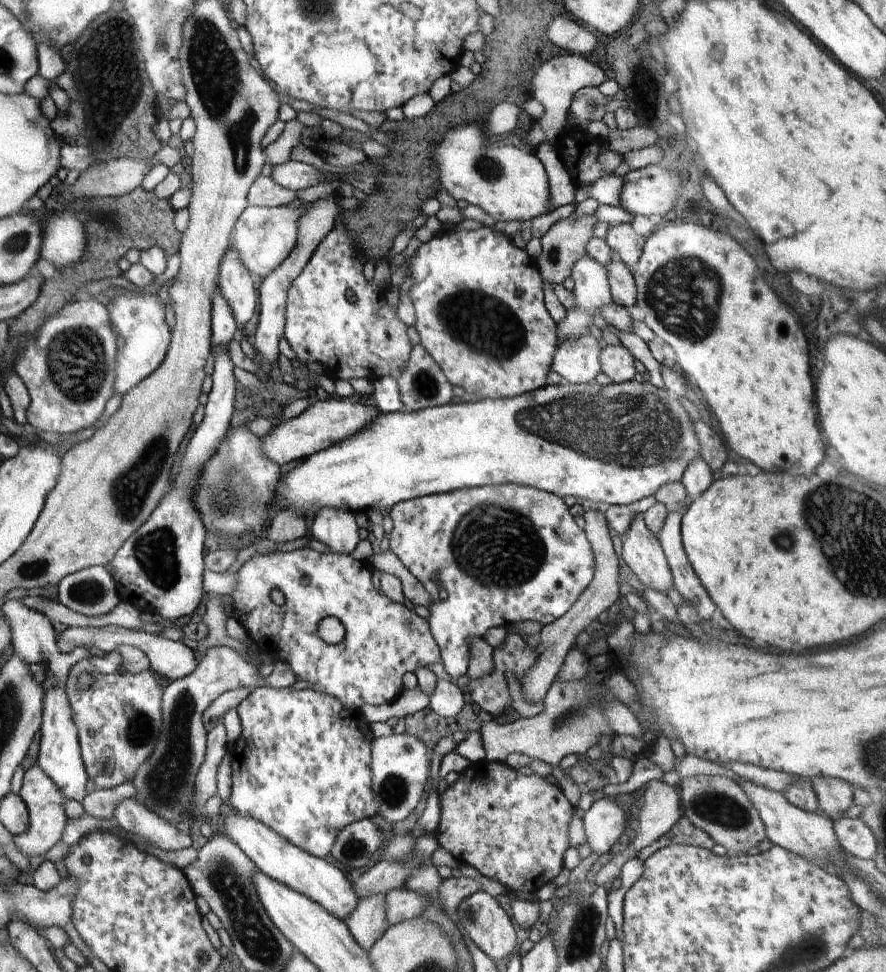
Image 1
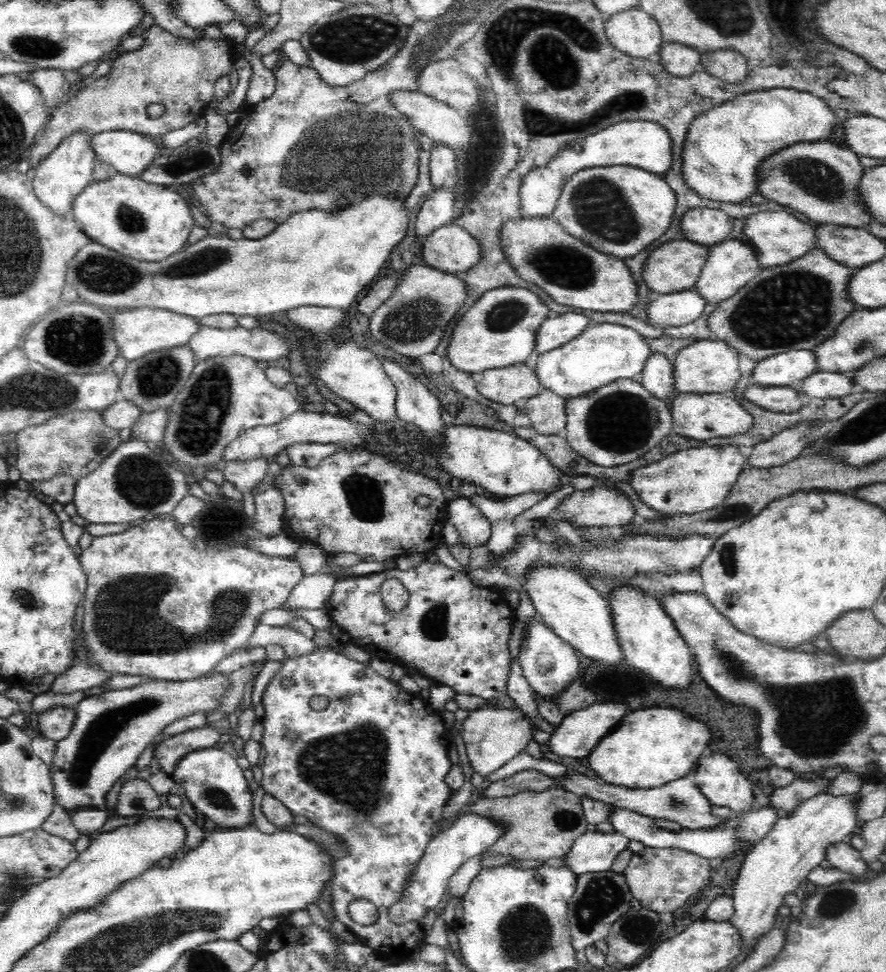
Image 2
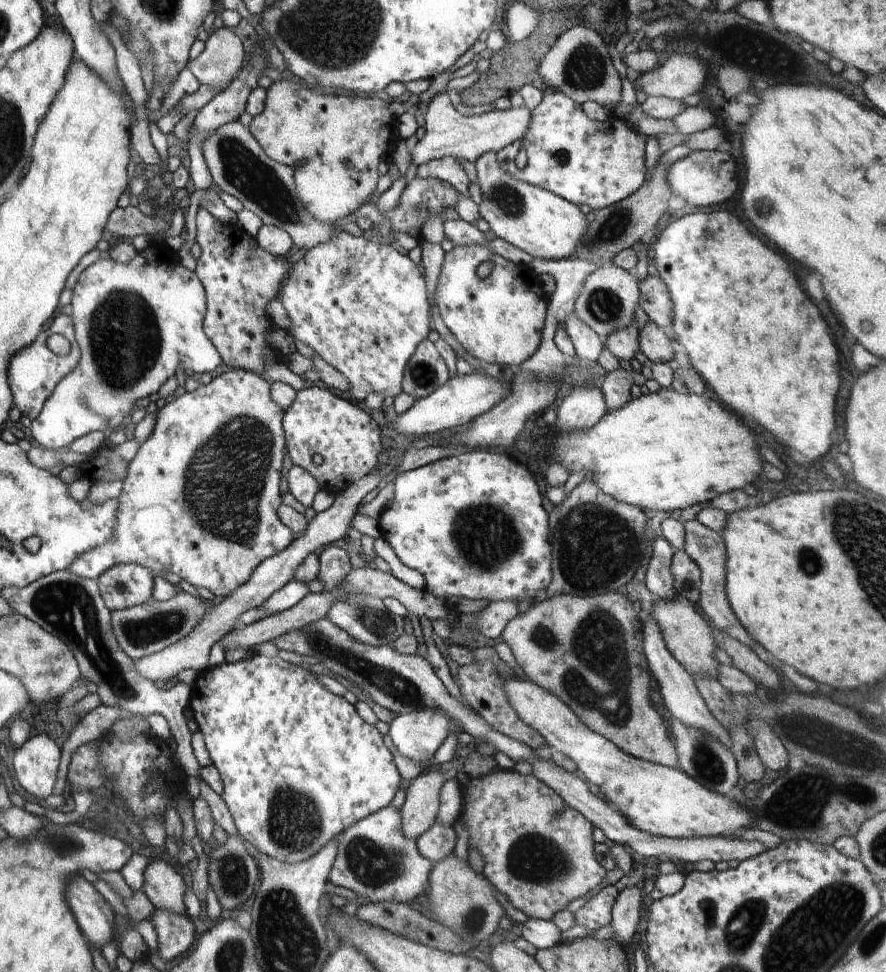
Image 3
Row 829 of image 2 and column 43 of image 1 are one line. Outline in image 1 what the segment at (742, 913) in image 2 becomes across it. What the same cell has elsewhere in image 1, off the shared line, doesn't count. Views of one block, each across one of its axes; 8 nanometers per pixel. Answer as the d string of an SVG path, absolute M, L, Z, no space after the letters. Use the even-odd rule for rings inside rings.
M38 764L25 770L23 783L19 795L29 812L30 824L28 832L13 836L16 848L26 856L46 856L47 852L56 845L62 836L62 830L66 828L66 814L62 810L64 802L63 791L55 784L54 780Z

